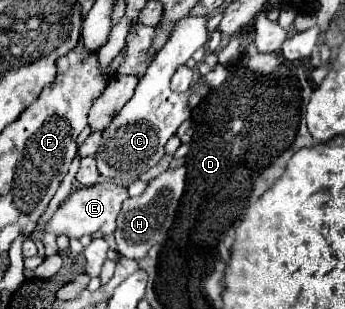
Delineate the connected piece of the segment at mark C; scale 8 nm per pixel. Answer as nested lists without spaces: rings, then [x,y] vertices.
[[[183,18],[173,26],[171,38],[167,40],[167,46],[159,50],[151,66],[147,68],[145,76],[135,88],[133,98],[115,114],[115,118],[109,122],[107,130],[103,130],[103,142],[95,154],[97,170],[101,178],[127,184],[131,178],[137,178],[145,174],[149,168],[153,168],[165,154],[167,140],[177,132],[179,124],[189,118],[189,97],[192,90],[185,94],[175,94],[169,86],[173,72],[177,66],[185,64],[193,52],[207,44],[207,18]]]

